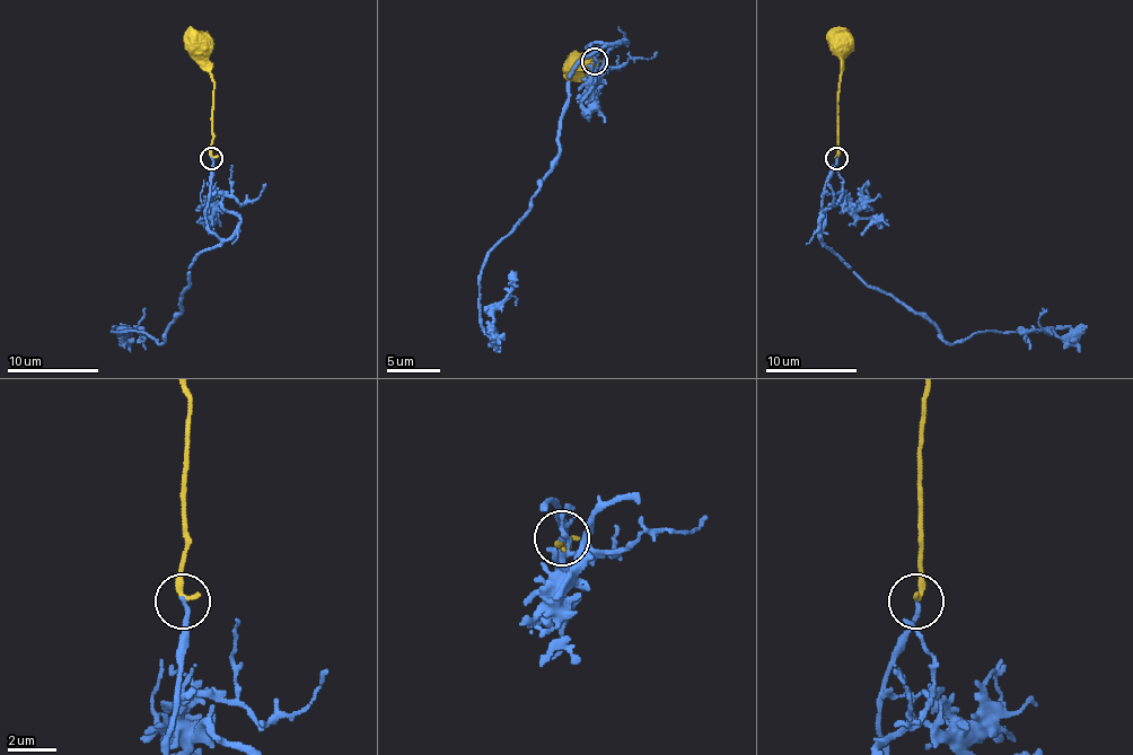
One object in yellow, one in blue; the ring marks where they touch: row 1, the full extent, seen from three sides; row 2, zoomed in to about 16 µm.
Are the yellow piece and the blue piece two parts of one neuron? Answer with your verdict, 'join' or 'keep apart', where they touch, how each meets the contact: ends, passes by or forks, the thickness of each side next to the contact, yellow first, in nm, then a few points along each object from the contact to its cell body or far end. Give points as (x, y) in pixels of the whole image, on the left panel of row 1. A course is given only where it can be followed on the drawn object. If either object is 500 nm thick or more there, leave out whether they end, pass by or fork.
keep apart | (211, 158) | yellow ends | blue ends | 280/180 nm | yellow via (212, 158), (214, 80), (208, 45), (192, 27) | blue via (212, 158), (205, 224), (219, 243), (190, 268), (179, 314), (161, 343), (112, 332), (139, 332), (146, 350)

